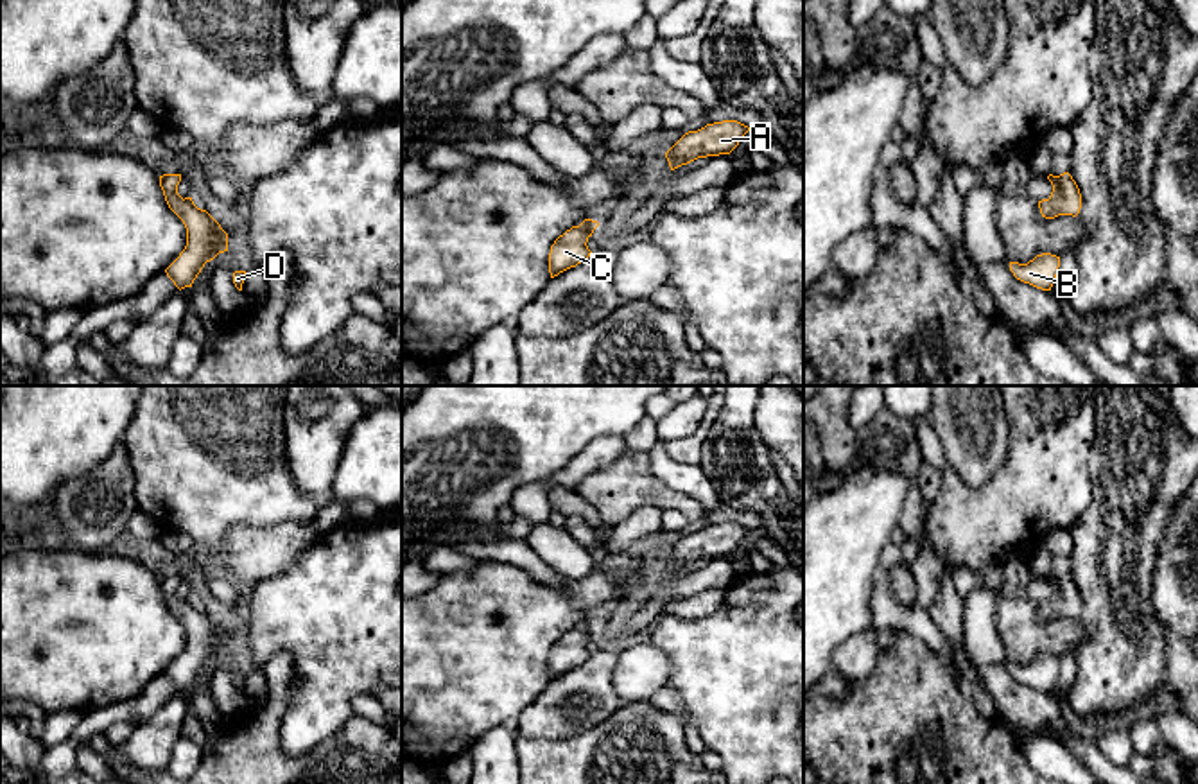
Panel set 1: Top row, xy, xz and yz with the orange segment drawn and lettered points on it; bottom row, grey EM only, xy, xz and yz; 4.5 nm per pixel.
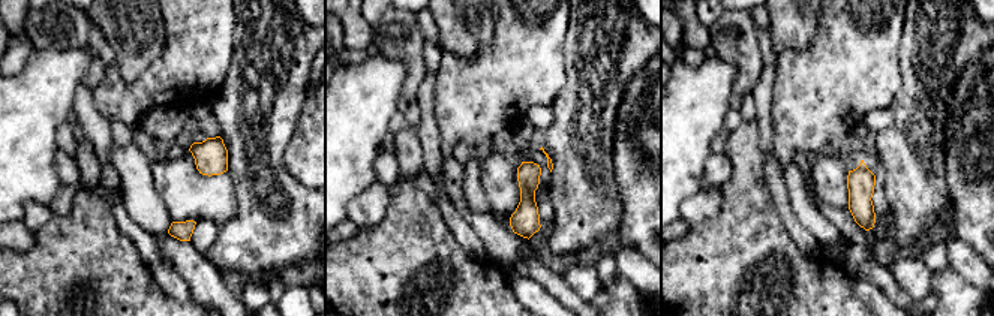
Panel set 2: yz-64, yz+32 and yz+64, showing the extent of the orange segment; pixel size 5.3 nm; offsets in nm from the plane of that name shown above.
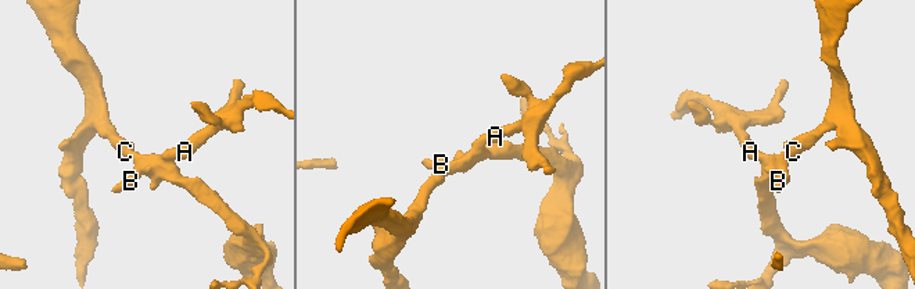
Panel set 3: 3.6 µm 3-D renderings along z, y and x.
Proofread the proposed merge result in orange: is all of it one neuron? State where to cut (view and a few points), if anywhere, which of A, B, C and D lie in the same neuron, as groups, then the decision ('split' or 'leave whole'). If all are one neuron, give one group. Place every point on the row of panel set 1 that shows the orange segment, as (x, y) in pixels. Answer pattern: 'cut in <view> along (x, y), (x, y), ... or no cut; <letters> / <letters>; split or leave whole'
no cut; A B C D; leave whole

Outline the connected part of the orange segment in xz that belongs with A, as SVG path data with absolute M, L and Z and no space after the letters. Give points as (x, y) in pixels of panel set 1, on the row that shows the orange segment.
M737 120L707 124L698 131L685 133L667 152L671 170L687 165L698 158L730 154L744 135L748 126Z

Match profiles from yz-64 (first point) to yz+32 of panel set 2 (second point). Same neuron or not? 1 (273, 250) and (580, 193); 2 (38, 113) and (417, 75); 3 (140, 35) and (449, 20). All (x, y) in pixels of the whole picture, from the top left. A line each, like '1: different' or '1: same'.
1: same
2: different
3: same

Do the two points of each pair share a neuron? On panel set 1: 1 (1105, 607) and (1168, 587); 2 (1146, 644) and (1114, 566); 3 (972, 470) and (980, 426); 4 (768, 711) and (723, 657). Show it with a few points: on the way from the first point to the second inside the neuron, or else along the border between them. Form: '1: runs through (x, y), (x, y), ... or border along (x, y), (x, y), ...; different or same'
1: border along (1157, 551), (1152, 610), (1166, 632); different
2: runs through (1127, 625), (1116, 614), (1116, 585); same
3: runs through (974, 460), (974, 436); same
4: runs through (764, 698), (736, 670); same

